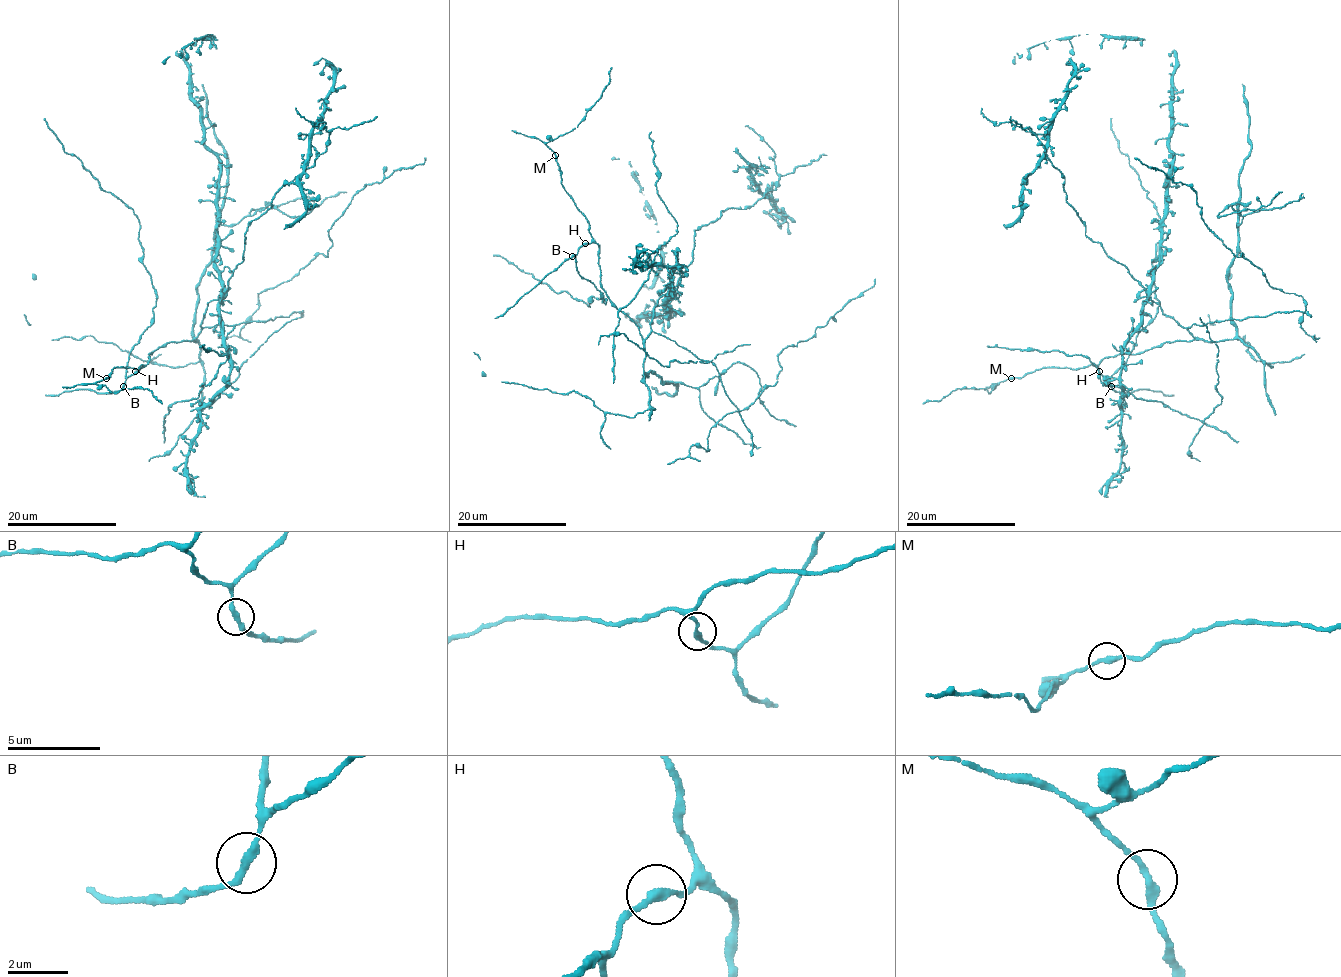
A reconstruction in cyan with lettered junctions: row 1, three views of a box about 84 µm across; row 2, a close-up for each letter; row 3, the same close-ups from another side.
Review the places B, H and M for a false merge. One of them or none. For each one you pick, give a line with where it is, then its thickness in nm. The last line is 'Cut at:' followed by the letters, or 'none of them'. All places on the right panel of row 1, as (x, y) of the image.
Cut at: none of them

